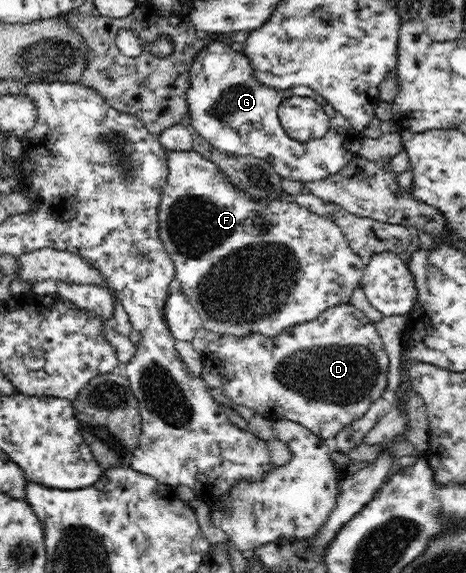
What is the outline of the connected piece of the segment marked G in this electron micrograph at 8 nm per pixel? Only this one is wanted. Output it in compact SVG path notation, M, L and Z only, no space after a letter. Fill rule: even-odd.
M216 41L208 44L196 57L193 63L191 86L187 89L187 104L190 111L185 122L191 127L192 132L202 136L206 142L214 146L218 151L230 156L252 156L258 159L268 160L278 175L283 179L299 182L316 182L328 178L342 167L350 163L361 148L360 133L352 127L346 118L333 108L319 93L306 86L277 90L256 81L253 76L253 66L246 54L234 50L224 41ZM292 96L311 97L315 99L325 110L329 117L329 131L320 140L311 140L300 143L290 139L286 135L284 127L279 122L277 109L279 103Z

